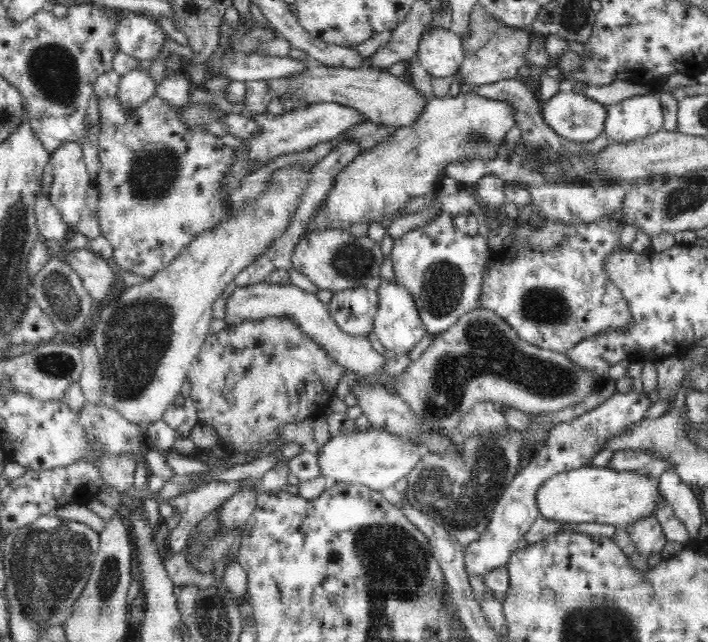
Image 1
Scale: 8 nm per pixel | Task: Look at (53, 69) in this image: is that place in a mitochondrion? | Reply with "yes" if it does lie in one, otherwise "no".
yes

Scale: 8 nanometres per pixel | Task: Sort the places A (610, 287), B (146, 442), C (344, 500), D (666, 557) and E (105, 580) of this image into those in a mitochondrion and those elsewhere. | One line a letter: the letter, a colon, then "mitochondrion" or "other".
A: other
B: other
C: other
D: other
E: mitochondrion

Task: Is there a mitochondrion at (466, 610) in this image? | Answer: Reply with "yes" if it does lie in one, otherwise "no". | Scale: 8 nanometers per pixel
no

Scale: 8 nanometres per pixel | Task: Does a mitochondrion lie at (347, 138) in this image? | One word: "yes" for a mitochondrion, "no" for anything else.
no

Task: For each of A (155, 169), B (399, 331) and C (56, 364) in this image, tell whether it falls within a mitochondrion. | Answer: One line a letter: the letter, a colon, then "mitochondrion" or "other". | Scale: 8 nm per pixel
A: mitochondrion
B: other
C: mitochondrion

